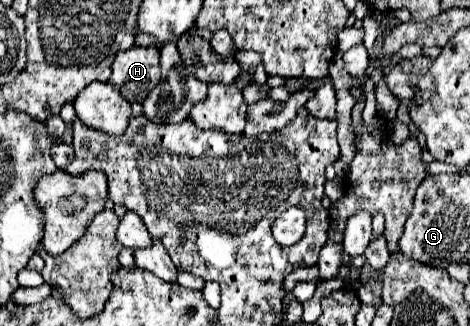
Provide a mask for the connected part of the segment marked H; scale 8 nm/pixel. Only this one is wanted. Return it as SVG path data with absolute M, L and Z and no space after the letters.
M134 46L118 52L112 64L110 84L118 86L122 98L128 102L144 102L150 90L160 82L160 56L158 48Z

